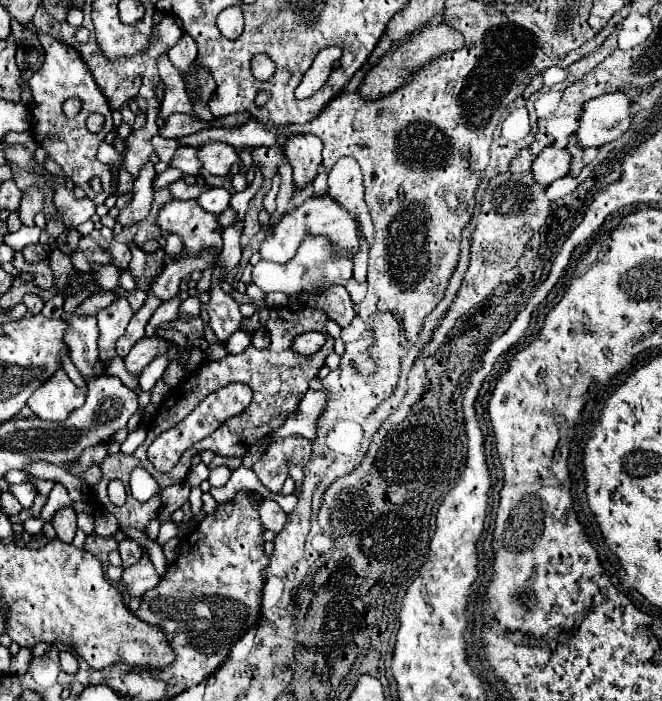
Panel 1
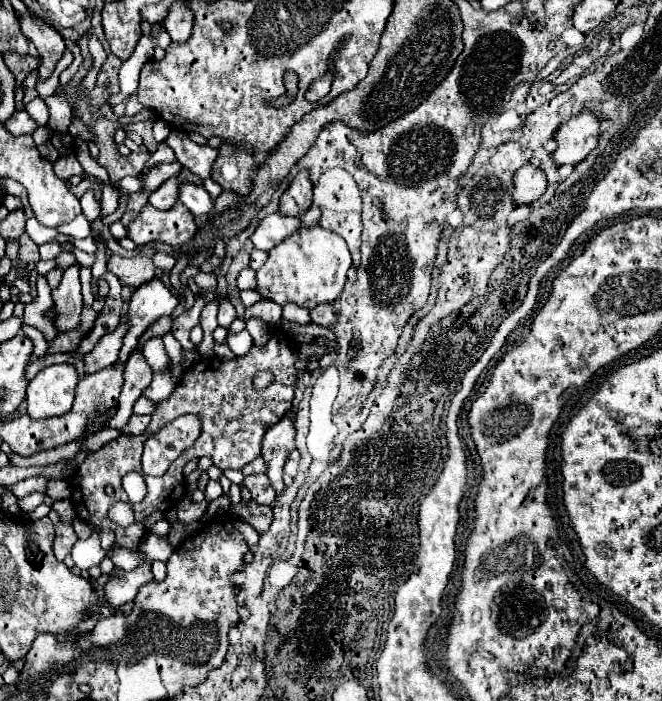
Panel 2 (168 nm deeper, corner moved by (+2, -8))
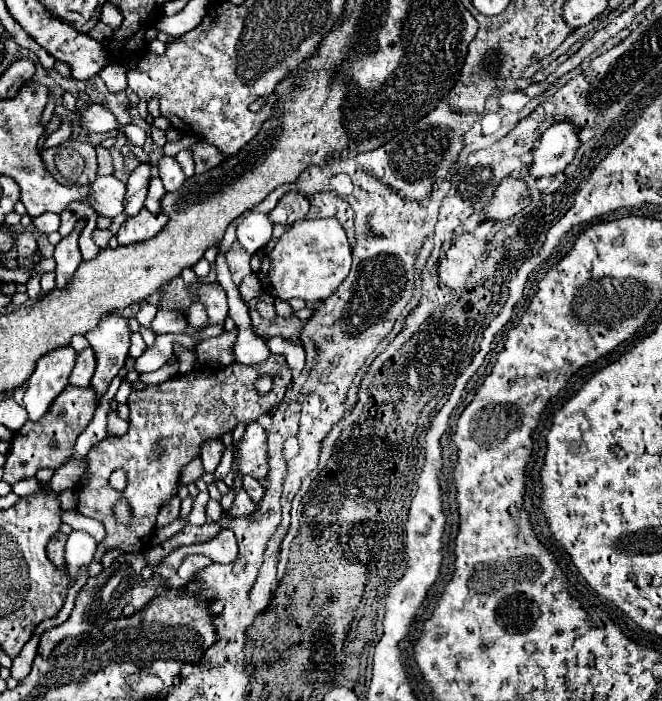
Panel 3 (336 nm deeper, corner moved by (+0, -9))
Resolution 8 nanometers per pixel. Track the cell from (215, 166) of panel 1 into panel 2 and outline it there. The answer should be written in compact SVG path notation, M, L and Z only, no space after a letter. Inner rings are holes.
M172 131L166 139L166 143L174 149L178 161L190 169L194 175L198 175L200 179L210 177L210 169L212 169L212 161L218 155L218 149L212 149L208 145L198 145L194 141L190 141L190 137L186 133L176 133Z

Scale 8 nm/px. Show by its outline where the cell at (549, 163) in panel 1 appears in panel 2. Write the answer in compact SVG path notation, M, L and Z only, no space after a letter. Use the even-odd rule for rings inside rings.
M530 165L520 167L514 173L512 181L514 181L512 201L516 205L530 205L538 201L540 195L546 191L546 177L538 167L530 167Z

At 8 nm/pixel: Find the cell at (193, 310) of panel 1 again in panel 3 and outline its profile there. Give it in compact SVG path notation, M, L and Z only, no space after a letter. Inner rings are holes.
M142 208L136 216L128 218L122 224L122 228L118 230L116 238L118 238L118 242L122 246L134 244L134 242L142 242L142 240L154 238L166 224L168 224L168 216L164 212L152 214L146 208Z

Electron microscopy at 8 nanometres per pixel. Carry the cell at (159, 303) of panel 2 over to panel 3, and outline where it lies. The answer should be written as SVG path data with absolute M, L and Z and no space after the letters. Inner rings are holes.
M118 314L106 316L98 324L98 328L86 334L98 362L92 382L90 382L98 398L108 390L112 378L120 372L120 368L124 368L126 358L130 356L130 350L128 350L130 336L132 336L132 330L128 328L128 320L118 318Z

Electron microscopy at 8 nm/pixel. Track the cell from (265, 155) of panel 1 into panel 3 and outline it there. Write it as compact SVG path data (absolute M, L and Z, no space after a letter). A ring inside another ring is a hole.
M200 140L194 148L192 148L192 154L194 154L194 162L196 162L196 174L202 174L202 172L208 172L210 168L216 168L220 162L224 162L226 158L222 156L222 152L218 152L212 144Z

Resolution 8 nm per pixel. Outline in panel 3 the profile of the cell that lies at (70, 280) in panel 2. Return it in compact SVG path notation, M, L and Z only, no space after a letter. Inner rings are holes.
M78 222L74 232L68 238L62 238L58 246L54 248L54 260L56 260L56 288L66 288L70 276L74 276L76 268L82 262L82 254L78 248L78 236L82 232L82 224Z

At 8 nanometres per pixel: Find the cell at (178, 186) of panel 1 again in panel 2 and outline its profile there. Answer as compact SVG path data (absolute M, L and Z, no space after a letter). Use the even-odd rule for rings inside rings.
M170 177L166 179L150 197L148 197L148 203L156 209L168 209L172 207L172 203L176 203L176 183L178 183L178 177Z

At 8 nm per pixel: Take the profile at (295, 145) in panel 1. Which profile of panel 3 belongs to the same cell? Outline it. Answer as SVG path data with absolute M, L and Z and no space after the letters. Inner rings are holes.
M288 192L282 196L278 206L270 212L270 220L276 224L294 224L298 220L304 220L310 210L308 198L302 192Z

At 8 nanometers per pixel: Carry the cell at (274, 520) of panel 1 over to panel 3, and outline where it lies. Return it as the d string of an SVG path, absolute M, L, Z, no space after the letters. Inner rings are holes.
M238 490L234 504L228 510L224 510L224 516L228 516L228 518L242 518L242 516L254 514L254 510L258 510L258 504L254 504L250 500L246 490Z

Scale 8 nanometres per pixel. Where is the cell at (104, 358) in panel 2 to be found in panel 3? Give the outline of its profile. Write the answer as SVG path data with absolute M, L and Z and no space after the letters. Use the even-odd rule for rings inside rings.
M84 348L78 358L76 358L76 366L70 374L70 384L72 386L88 386L92 380L96 368L96 360L94 360L94 350L92 348Z

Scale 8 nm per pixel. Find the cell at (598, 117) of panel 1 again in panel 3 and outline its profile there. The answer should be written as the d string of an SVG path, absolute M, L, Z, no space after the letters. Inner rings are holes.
M558 122L552 124L542 136L540 144L534 150L534 162L530 168L530 176L542 178L548 174L562 172L576 156L576 150L580 148L578 138L580 128L570 122Z

